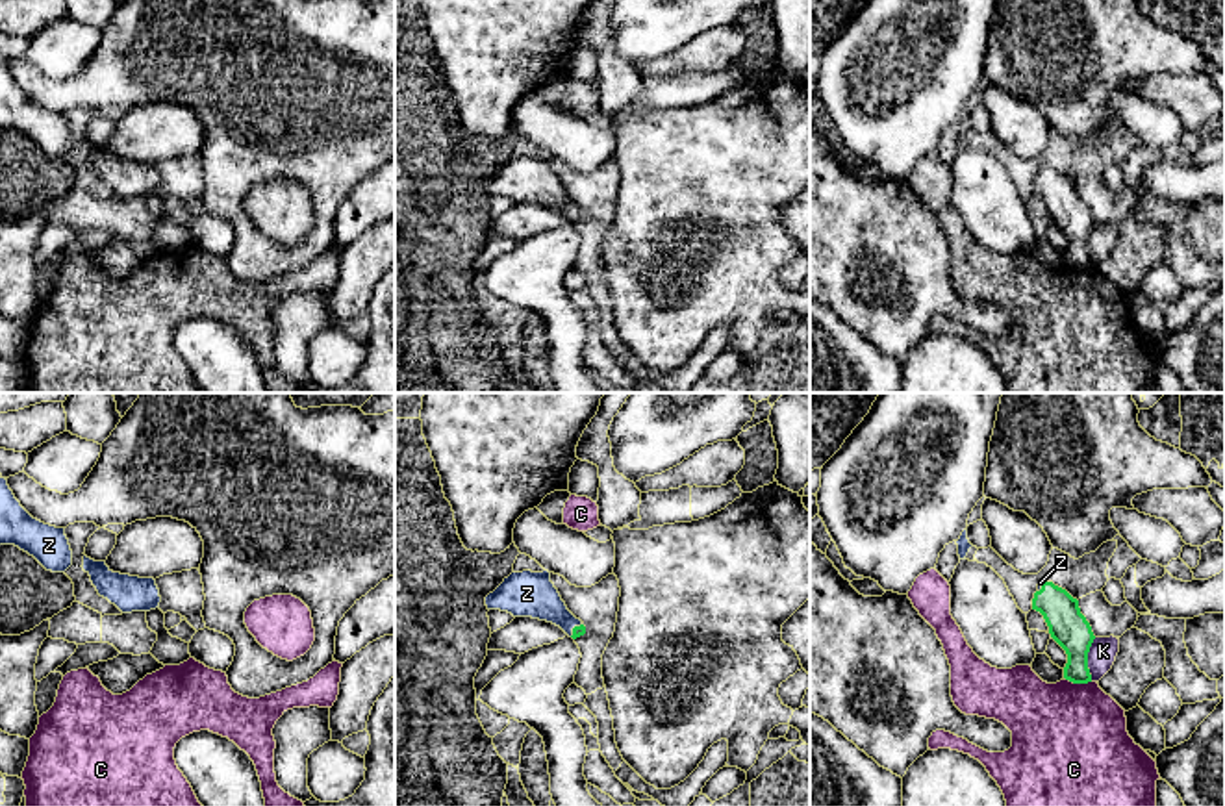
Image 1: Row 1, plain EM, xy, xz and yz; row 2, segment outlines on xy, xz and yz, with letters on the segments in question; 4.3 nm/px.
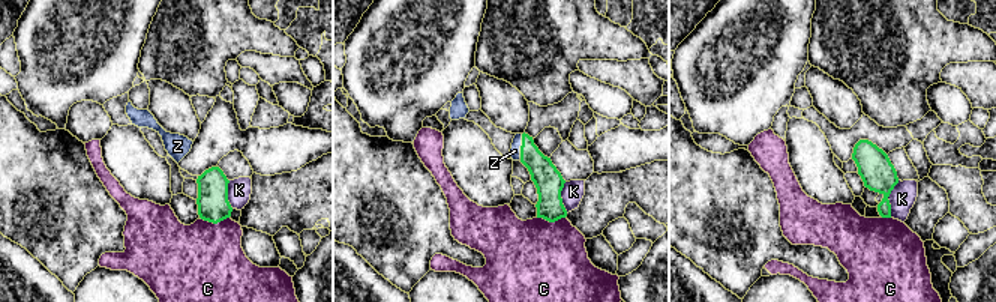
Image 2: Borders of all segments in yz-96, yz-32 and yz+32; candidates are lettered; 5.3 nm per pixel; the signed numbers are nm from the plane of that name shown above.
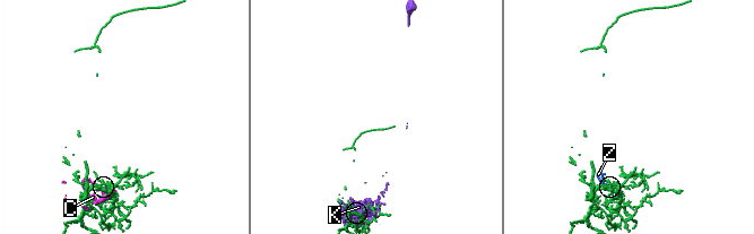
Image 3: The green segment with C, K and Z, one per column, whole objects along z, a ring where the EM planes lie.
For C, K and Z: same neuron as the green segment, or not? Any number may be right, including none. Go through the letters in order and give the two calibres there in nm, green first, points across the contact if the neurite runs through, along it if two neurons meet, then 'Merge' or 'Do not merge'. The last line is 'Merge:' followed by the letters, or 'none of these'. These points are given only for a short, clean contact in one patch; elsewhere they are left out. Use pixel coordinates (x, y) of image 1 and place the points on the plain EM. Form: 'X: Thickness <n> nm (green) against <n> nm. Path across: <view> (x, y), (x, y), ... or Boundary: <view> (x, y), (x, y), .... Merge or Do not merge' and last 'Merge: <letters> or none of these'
C: Thickness 170 nm (green) against 480 nm. Do not merge
K: Thickness 170 nm (green) against 120 nm. Do not merge
Z: Thickness 50 nm (green) against 190 nm. Path across: xz (579, 215), (573, 214), (555, 195), (529, 178). Merge
Merge: Z

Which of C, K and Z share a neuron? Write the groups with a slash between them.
C / K / Z

